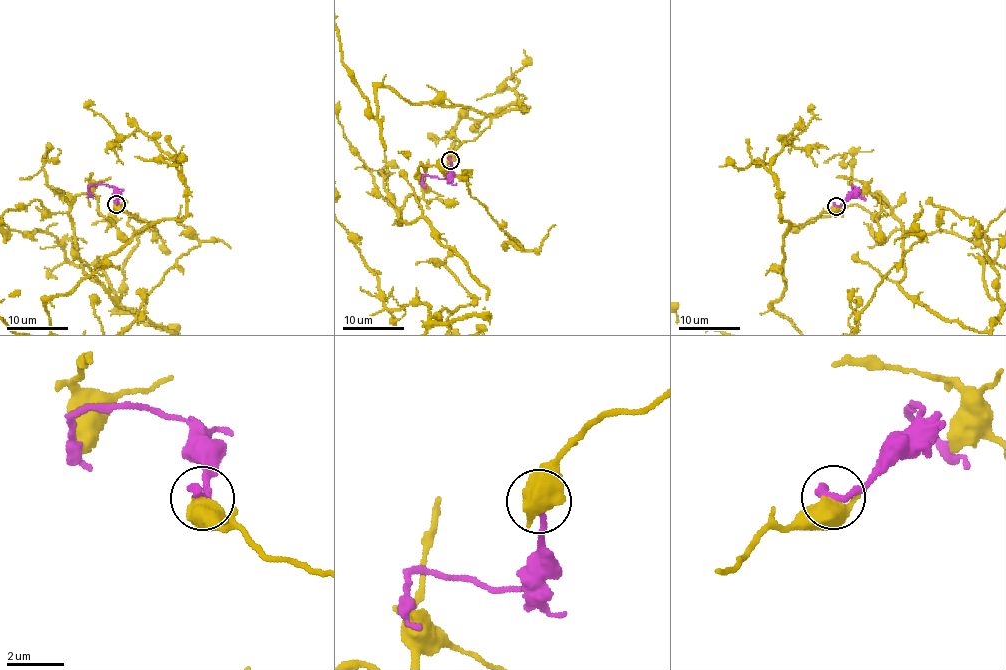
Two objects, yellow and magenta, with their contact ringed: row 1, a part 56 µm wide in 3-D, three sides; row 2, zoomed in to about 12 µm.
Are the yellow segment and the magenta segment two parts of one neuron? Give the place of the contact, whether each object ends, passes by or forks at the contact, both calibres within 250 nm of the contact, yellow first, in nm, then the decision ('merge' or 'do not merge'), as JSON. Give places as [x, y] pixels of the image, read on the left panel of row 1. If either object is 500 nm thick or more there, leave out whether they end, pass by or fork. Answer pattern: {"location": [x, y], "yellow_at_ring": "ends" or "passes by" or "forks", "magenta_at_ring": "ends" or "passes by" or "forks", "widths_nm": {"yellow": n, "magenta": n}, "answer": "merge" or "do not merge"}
{"location": [116, 204], "widths_nm": {"yellow": 700, "magenta": 320}, "answer": "do not merge"}

